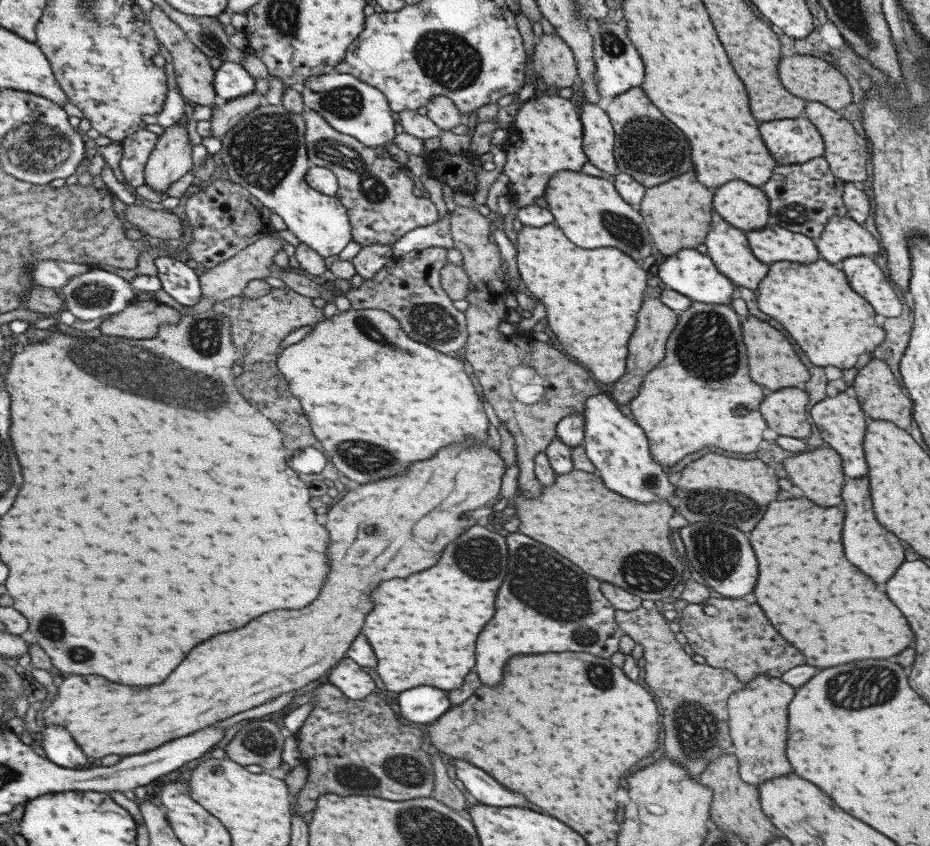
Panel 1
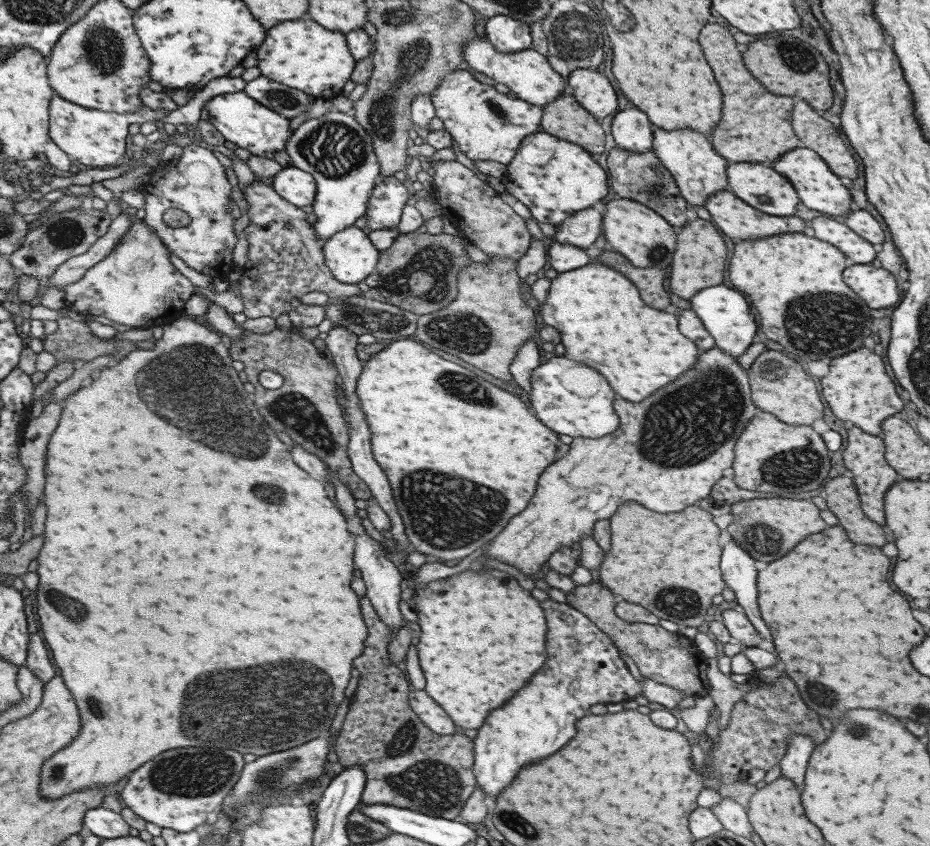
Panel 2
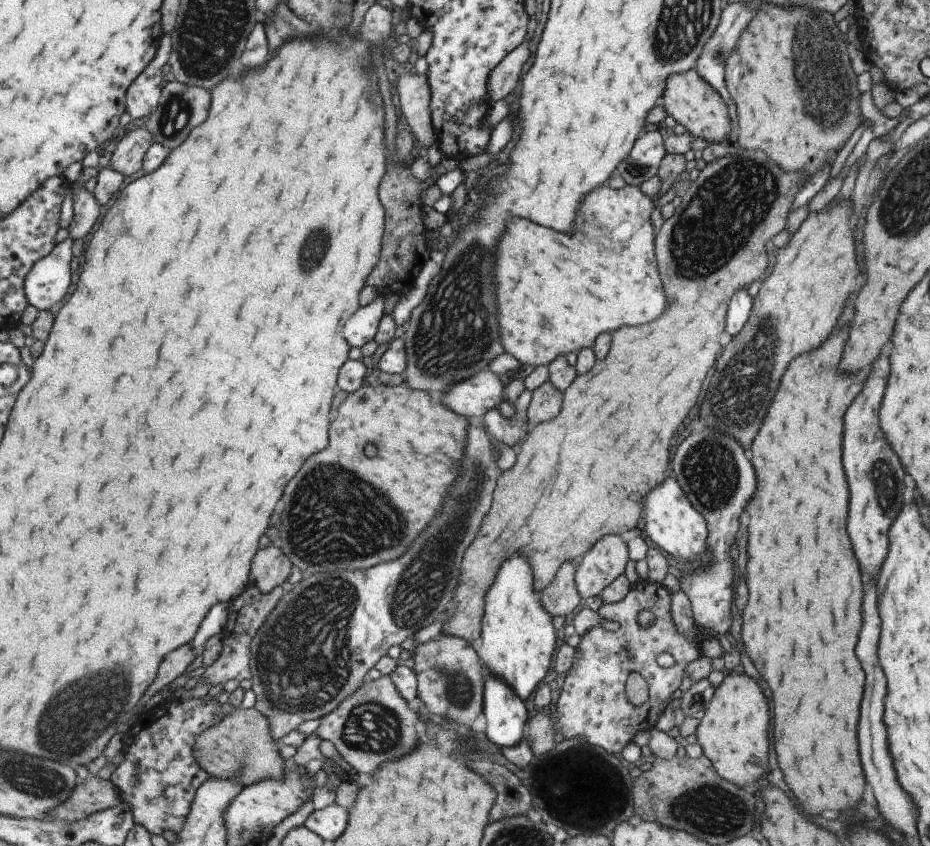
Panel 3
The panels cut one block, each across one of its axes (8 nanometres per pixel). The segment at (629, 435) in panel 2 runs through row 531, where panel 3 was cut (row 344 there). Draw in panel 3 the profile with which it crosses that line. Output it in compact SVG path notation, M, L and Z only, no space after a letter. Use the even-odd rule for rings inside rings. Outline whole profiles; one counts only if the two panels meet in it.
M625 185L619 190L603 186L603 188L595 188L595 192L589 192L581 206L587 206L587 208L583 212L583 222L579 226L579 232L575 236L559 234L555 230L531 224L527 220L511 220L511 224L507 224L509 228L503 234L503 240L499 240L501 242L499 252L495 252L495 264L497 264L495 266L495 270L497 270L495 282L497 282L497 300L499 300L499 336L501 336L501 344L505 344L505 353L513 356L520 365L548 366L555 358L564 357L569 352L577 352L581 348L589 348L601 332L613 332L621 326L637 326L637 324L655 320L667 306L667 296L661 288L661 280L659 280L659 274L655 268L653 248L656 234L649 220L653 209L651 198L647 197L637 185Z

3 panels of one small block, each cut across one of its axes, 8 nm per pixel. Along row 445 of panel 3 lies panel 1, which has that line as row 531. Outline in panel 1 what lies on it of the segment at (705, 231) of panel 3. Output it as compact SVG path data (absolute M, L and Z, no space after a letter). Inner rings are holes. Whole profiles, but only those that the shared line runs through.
M573 469L565 476L557 476L555 484L549 488L543 488L539 498L519 502L515 510L517 510L517 518L521 522L519 532L553 548L563 558L577 564L589 576L615 584L615 586L623 588L625 592L638 596L641 600L659 602L661 598L673 595L683 583L685 568L673 556L673 550L669 544L667 520L673 516L673 508L667 506L667 502L635 504L635 502L627 500L625 496L619 496L619 494L607 490L595 474Z

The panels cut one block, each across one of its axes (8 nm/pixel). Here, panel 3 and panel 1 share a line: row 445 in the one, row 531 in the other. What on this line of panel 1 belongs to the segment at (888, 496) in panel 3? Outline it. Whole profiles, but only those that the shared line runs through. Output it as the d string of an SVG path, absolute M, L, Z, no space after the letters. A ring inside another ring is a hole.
M853 478L845 482L841 488L841 500L845 506L845 520L841 530L845 558L853 562L863 574L867 574L875 584L885 582L887 578L891 578L895 568L903 562L903 548L899 546L899 540L873 518L867 478Z

